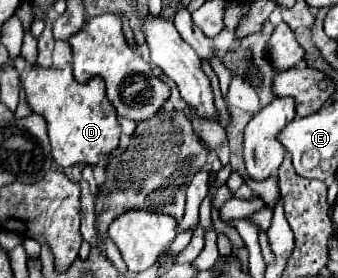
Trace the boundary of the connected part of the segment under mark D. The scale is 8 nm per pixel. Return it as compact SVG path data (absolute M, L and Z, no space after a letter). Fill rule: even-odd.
M29 65L21 73L21 89L27 95L29 107L45 117L53 159L61 167L71 167L75 163L97 165L103 153L109 155L119 147L121 131L117 113L105 95L105 83L101 77L91 77L87 83L77 83L73 79L71 65L63 69Z

